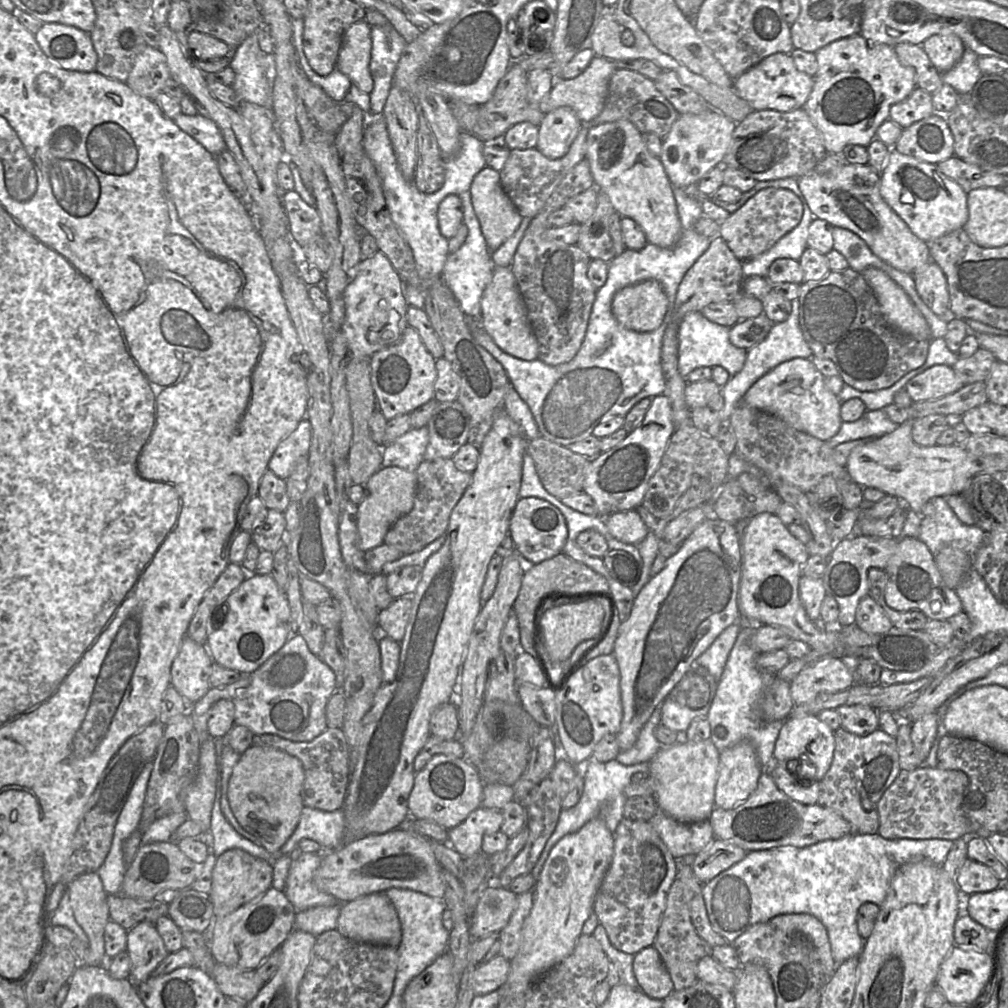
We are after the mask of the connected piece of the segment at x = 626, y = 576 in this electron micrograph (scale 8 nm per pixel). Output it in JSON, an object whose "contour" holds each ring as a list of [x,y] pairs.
{"contour":[[[610,549],[602,558],[608,572],[616,581],[627,587],[633,587],[642,572],[642,563],[627,551]]]}

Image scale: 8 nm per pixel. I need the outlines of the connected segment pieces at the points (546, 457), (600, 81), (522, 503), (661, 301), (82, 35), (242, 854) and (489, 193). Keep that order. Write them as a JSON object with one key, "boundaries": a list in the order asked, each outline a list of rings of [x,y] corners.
{"boundaries":[[[[542,436],[529,441],[527,453],[533,459],[540,482],[548,493],[561,500],[584,492],[589,458]]],[[[594,56],[585,70],[571,79],[555,79],[551,90],[538,103],[538,109],[546,114],[558,107],[570,107],[585,125],[589,125],[603,110],[608,95],[608,85],[616,70],[612,61]]],[[[520,498],[512,512],[509,532],[516,551],[527,564],[536,564],[562,552],[568,540],[568,529],[561,511],[550,502],[537,498]]],[[[645,280],[620,289],[612,300],[612,313],[626,329],[651,332],[663,322],[668,298],[656,280]]],[[[44,23],[34,37],[44,54],[61,68],[96,71],[98,56],[91,32],[61,23]]],[[[230,849],[217,857],[208,894],[216,918],[226,916],[240,906],[259,898],[272,886],[273,866],[241,849]]],[[[487,165],[474,177],[470,187],[470,194],[483,236],[490,253],[492,253],[514,234],[522,221],[522,217],[503,190],[500,173]]]]}

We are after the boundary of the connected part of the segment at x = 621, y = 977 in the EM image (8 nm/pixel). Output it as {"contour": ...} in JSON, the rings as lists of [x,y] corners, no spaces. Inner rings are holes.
{"contour":[[[598,924],[592,933],[600,943],[609,960],[609,971],[605,982],[611,987],[624,984],[634,989],[639,989],[638,982],[633,973],[634,955],[624,953],[616,949],[610,942],[607,932],[602,924]]]}

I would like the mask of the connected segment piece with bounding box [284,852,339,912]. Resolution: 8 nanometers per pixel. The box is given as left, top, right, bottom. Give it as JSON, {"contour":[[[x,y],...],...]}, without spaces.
{"contour":[[[303,852],[291,863],[284,893],[296,912],[339,903],[334,896],[316,885],[316,873],[322,858],[323,855],[319,853]]]}

